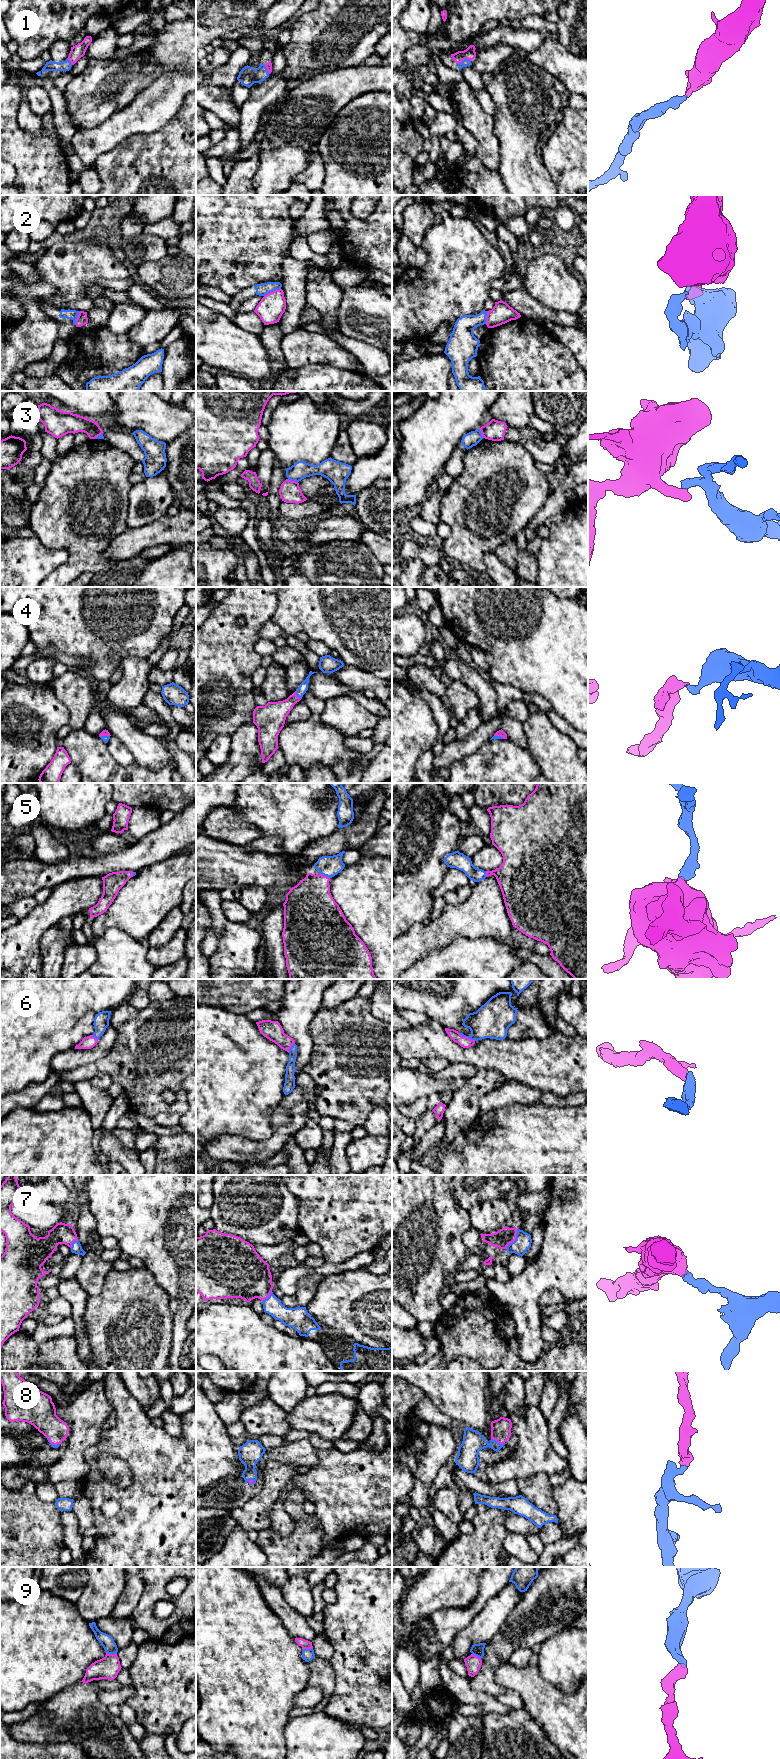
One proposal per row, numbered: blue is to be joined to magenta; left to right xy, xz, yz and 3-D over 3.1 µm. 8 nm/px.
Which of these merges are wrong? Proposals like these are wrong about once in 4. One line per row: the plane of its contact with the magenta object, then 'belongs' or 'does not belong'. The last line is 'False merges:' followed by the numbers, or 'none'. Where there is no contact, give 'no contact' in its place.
1: yz | belongs
2: xz | does not belong
3: xz | does not belong
4: xz | belongs
5: xz | belongs
6: yz | belongs
7: yz | belongs
8: yz | belongs
9: xy | belongs
False merges: 2, 3

